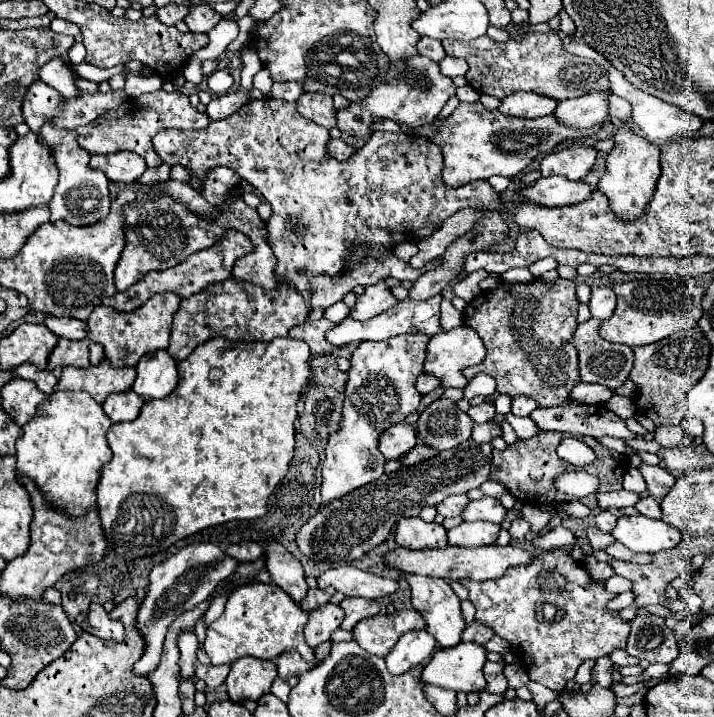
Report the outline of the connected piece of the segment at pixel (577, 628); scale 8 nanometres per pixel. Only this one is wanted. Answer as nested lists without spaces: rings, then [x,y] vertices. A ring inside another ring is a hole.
[[[554,549],[540,553],[534,557],[530,565],[518,565],[510,567],[502,577],[492,581],[460,581],[468,589],[468,599],[476,607],[476,621],[482,621],[484,625],[490,625],[496,635],[510,641],[514,647],[512,653],[522,657],[524,665],[528,667],[528,675],[532,681],[542,683],[544,687],[552,691],[560,691],[566,687],[570,679],[574,679],[578,667],[586,659],[598,659],[602,655],[608,655],[614,649],[624,649],[628,639],[628,623],[620,621],[618,613],[608,613],[606,603],[614,599],[612,593],[604,589],[604,583],[594,583],[582,565],[576,565],[572,557],[564,549]],[[540,603],[556,603],[558,609],[566,611],[566,617],[560,623],[538,623],[538,607]]]

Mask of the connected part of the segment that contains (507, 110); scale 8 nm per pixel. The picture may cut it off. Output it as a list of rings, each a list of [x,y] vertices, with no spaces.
[[[512,93],[510,97],[506,97],[500,103],[500,111],[504,115],[512,115],[512,117],[528,117],[528,119],[536,119],[536,117],[544,117],[554,113],[556,109],[556,101],[536,95],[536,93]]]

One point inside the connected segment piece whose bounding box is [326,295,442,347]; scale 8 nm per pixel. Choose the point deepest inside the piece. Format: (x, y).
(408, 316)

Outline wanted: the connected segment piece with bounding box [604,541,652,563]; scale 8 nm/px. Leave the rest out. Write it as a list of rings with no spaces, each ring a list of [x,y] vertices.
[[[614,541],[612,545],[608,545],[608,547],[604,547],[604,551],[608,553],[608,555],[612,555],[614,559],[624,559],[624,561],[634,561],[634,563],[648,563],[650,559],[652,559],[652,555],[648,555],[648,553],[632,553],[630,549],[626,549],[622,543],[618,543],[618,541]]]

